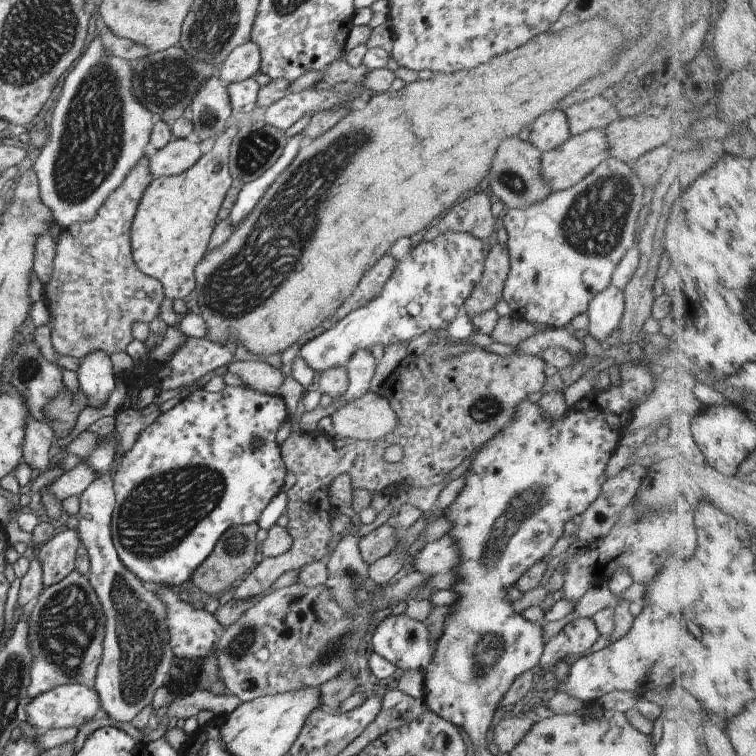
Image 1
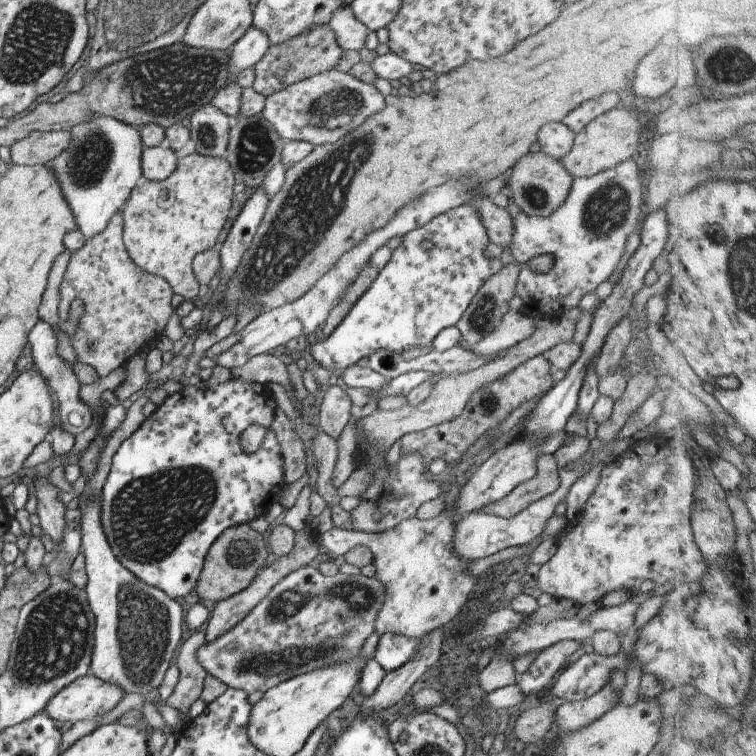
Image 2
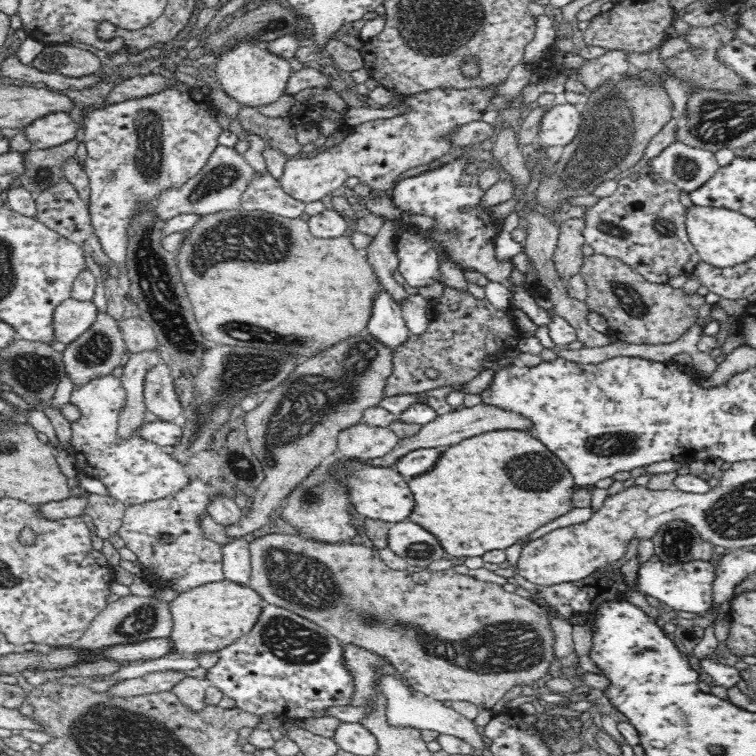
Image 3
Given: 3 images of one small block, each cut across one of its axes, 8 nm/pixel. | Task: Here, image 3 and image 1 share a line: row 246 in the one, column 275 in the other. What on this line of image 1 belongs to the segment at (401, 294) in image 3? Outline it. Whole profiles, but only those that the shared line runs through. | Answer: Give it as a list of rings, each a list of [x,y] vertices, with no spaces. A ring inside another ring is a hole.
[[[262,359],[240,360],[230,363],[228,371],[237,374],[243,385],[269,395],[278,395],[278,388],[284,382],[284,375],[279,368],[262,361]]]

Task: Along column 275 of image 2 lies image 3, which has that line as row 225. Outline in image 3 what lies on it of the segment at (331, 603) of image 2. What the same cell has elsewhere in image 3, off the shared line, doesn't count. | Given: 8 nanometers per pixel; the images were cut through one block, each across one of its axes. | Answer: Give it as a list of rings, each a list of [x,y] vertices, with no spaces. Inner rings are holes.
[[[638,171],[619,181],[619,190],[607,198],[600,199],[593,206],[586,206],[584,219],[584,239],[594,249],[595,254],[616,258],[628,264],[647,281],[667,283],[670,278],[685,274],[692,275],[692,270],[701,262],[692,241],[686,232],[686,210],[680,202],[680,190],[672,183],[661,178],[658,173]],[[609,226],[610,232],[602,230]]]

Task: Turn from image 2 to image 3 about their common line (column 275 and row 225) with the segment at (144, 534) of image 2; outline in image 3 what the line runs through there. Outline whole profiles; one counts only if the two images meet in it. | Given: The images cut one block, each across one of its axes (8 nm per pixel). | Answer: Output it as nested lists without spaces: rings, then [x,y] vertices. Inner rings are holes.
[[[456,158],[449,164],[400,180],[394,185],[390,198],[402,212],[428,216],[435,220],[431,229],[414,228],[412,224],[400,222],[394,235],[395,252],[399,261],[397,270],[414,288],[440,282],[440,256],[436,250],[440,246],[444,251],[442,254],[456,267],[482,272],[489,281],[506,286],[513,293],[512,303],[515,308],[526,311],[537,327],[549,326],[552,312],[540,307],[526,286],[516,286],[510,280],[510,274],[515,268],[513,262],[510,259],[496,260],[496,237],[500,234],[504,221],[498,217],[494,219],[494,215],[490,215],[487,208],[480,205],[485,191],[479,187],[476,173],[466,172],[469,164],[471,163],[466,158]]]

